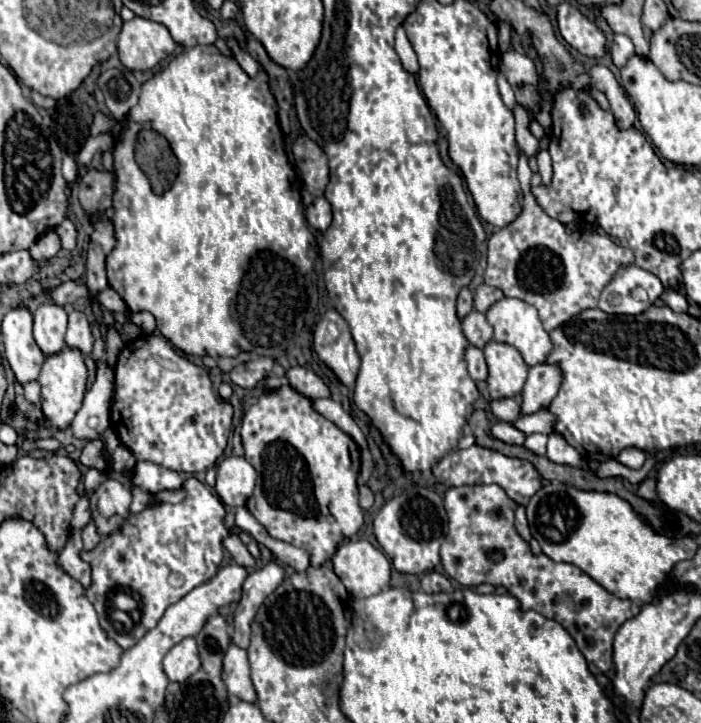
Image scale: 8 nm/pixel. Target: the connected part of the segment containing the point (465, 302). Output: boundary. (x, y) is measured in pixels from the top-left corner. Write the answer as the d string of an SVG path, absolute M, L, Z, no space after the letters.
M463 287L459 291L459 297L457 297L457 315L459 315L459 319L463 319L469 311L473 311L473 293L469 291L469 287Z

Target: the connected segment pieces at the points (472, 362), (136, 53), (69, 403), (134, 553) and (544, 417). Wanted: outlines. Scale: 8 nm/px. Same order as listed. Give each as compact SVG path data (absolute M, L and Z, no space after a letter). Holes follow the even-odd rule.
M467 345L465 361L467 361L467 367L469 367L469 375L475 381L483 381L487 377L487 365L485 365L485 357L483 357L481 349L477 349L473 345Z
M143 17L125 21L117 41L119 59L129 71L147 71L165 59L165 55L173 53L173 49L175 41L169 29Z
M65 347L59 353L53 353L45 359L41 367L41 375L37 379L41 383L41 411L55 429L67 429L75 417L75 413L81 407L85 389L87 389L87 367L85 357L79 353L79 349Z
M195 477L185 479L183 489L187 497L181 503L149 505L141 513L131 515L121 531L103 537L95 549L81 553L81 559L87 561L92 570L87 597L99 615L101 627L121 649L135 645L147 629L151 631L159 623L169 605L203 585L203 581L209 581L223 561L223 537L229 529L223 523L225 507L221 499ZM114 585L127 585L141 595L141 623L129 633L117 633L107 615L107 593Z
M543 409L543 411L533 413L533 415L523 415L523 417L515 419L511 425L517 427L519 431L523 431L525 435L529 435L529 433L549 435L553 431L553 415L547 409Z

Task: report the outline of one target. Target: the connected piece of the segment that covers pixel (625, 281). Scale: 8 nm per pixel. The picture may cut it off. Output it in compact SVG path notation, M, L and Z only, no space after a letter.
M621 265L613 279L605 285L597 307L613 315L639 315L647 311L647 303L641 303L631 297L631 291L635 287L643 287L651 303L655 303L655 299L659 299L663 293L663 285L653 273L643 271L637 265Z

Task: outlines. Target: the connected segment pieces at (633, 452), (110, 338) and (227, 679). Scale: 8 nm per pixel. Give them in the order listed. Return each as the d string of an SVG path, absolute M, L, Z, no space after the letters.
M623 449L615 459L617 459L619 463L627 465L629 469L639 469L639 467L645 463L647 455L645 455L641 449Z
M107 333L107 355L105 355L105 361L107 365L113 369L115 367L115 361L117 361L117 355L119 351L123 349L123 341L119 337L119 333Z
M235 643L229 645L223 657L223 683L227 691L243 701L253 703L257 699L251 677L249 677L249 661L247 651L239 649Z

